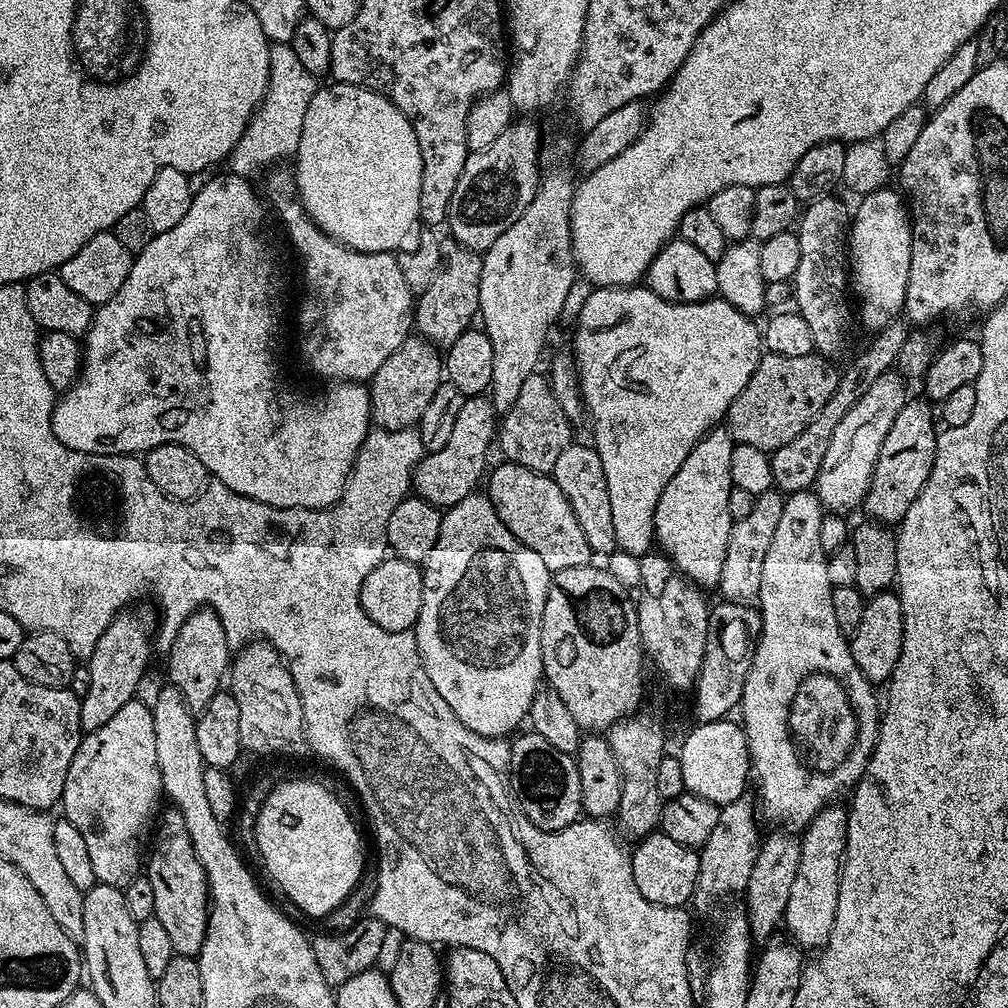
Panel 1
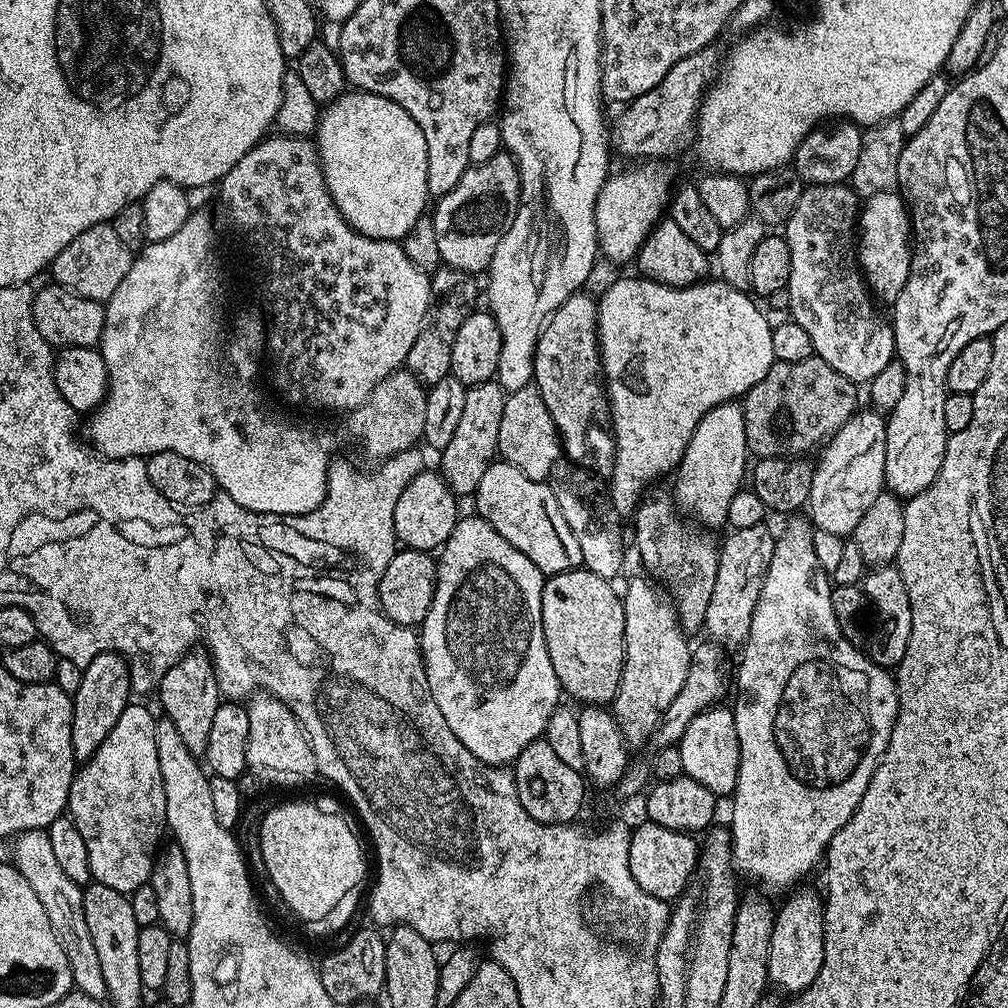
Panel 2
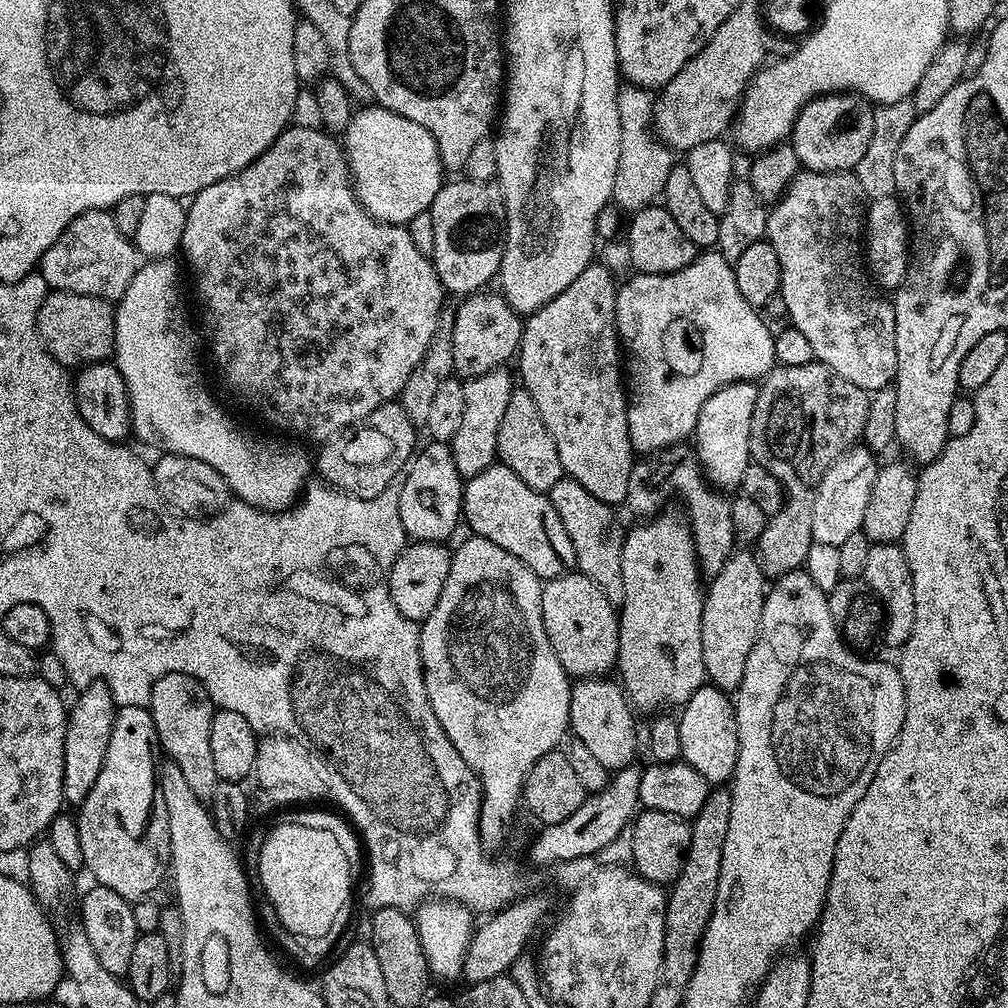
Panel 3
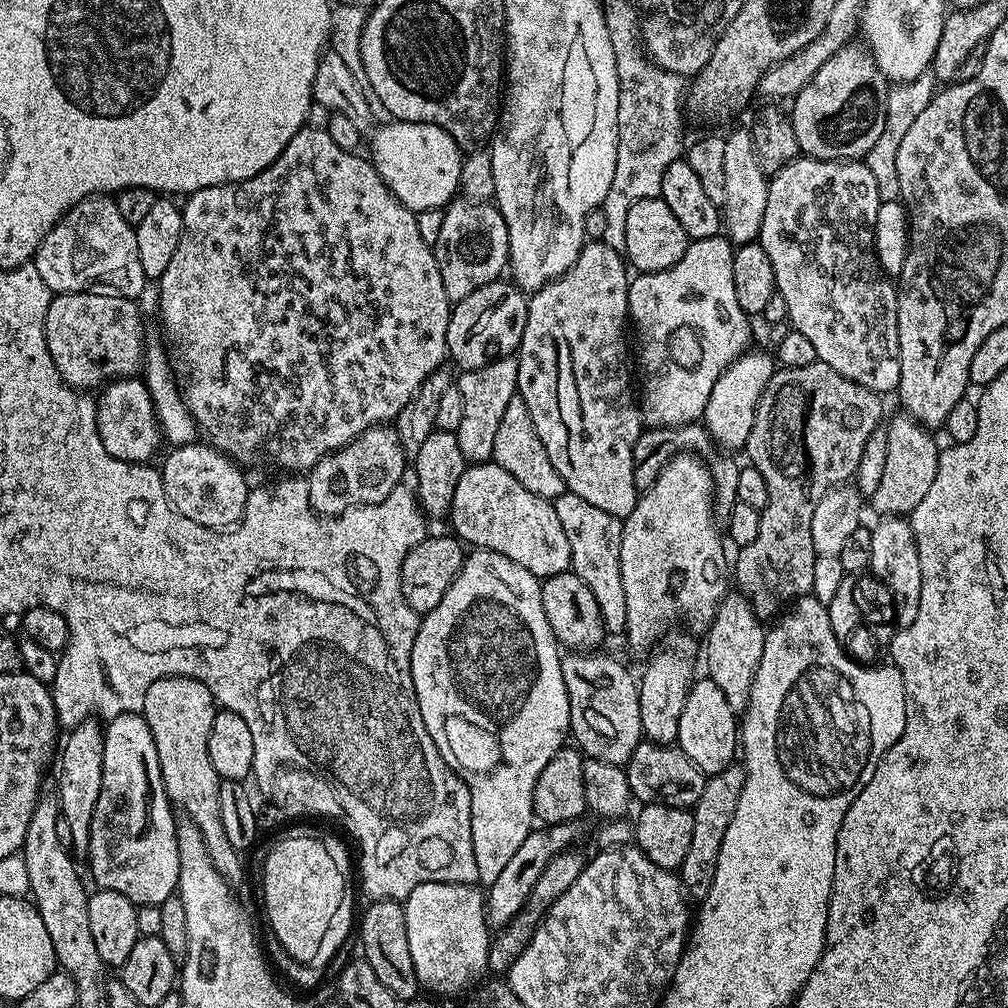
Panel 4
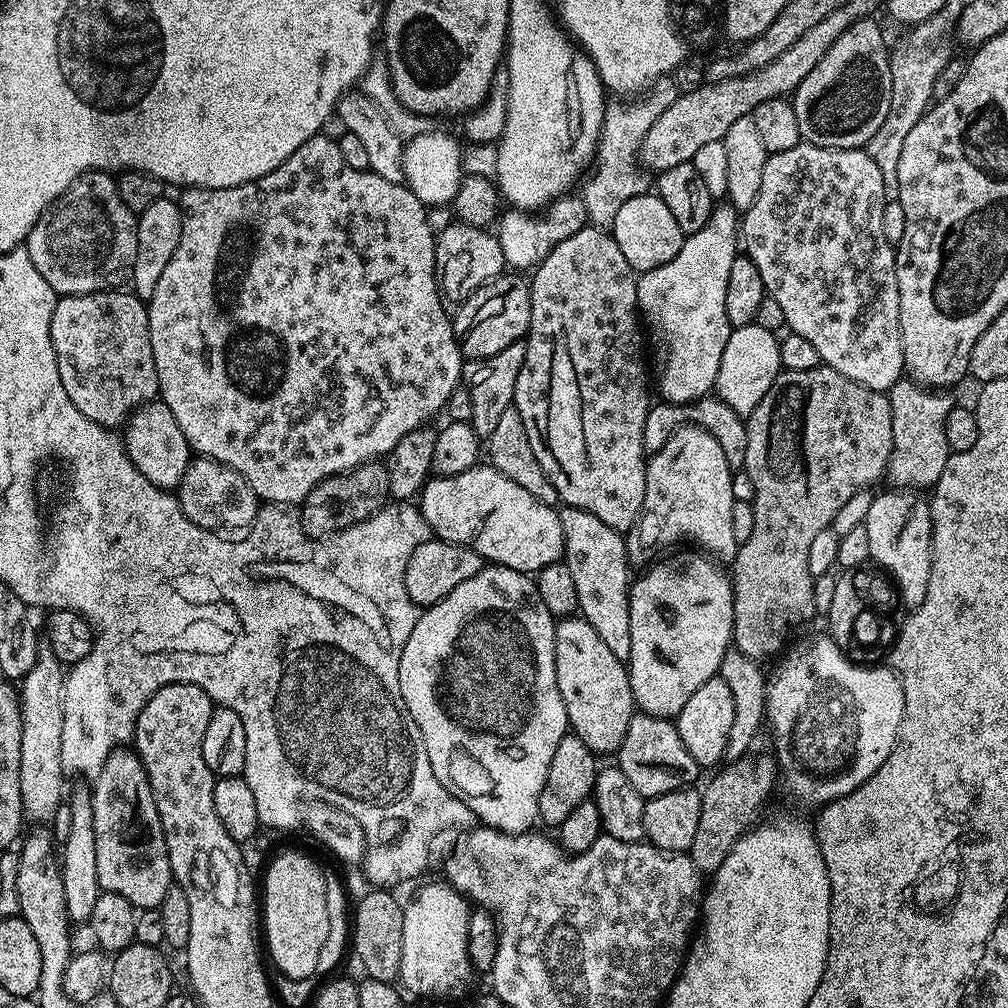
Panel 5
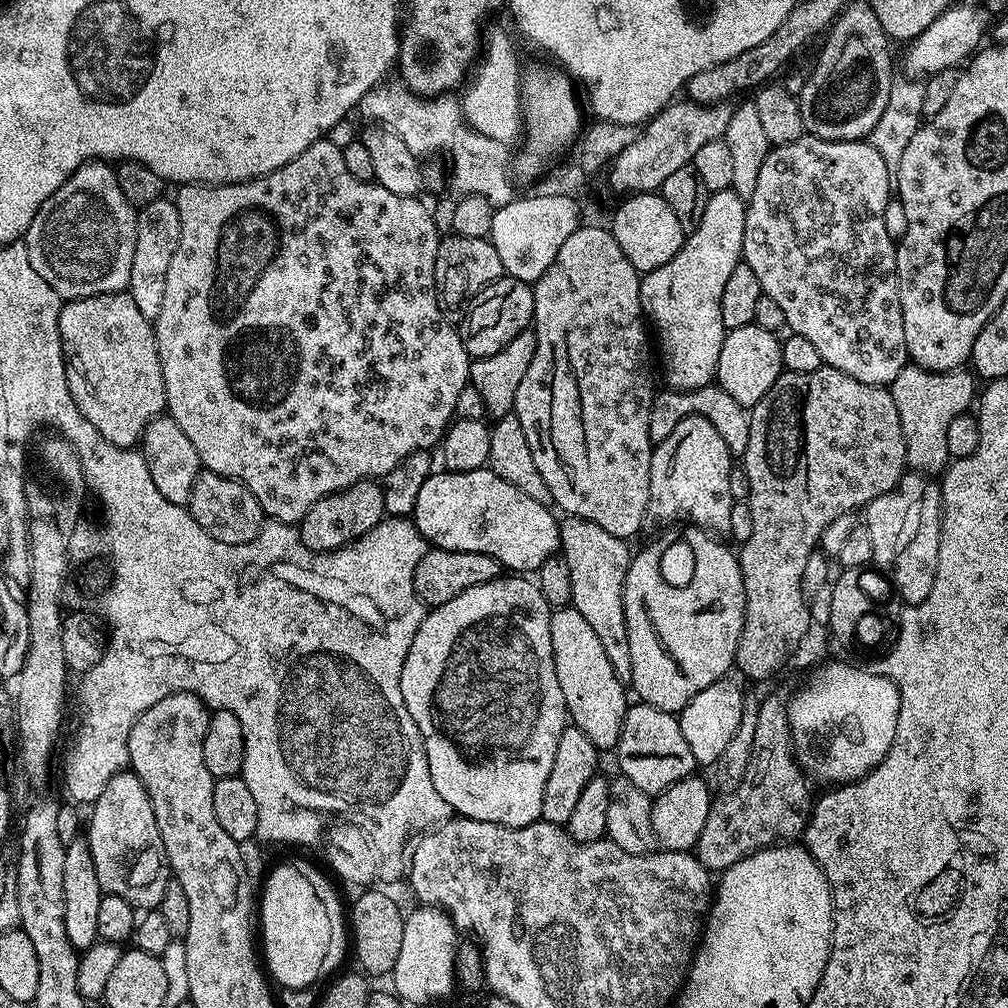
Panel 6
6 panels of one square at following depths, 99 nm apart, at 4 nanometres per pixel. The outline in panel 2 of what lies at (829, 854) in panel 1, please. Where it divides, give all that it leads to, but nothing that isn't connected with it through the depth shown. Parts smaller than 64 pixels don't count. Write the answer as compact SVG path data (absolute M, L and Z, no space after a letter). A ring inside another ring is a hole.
M800 886L791 893L784 905L775 909L774 930L770 934L768 983L780 992L799 994L805 992L818 978L824 961L824 906L825 897L812 888ZM797 891L797 892L796 892ZM796 892L796 893L795 893Z

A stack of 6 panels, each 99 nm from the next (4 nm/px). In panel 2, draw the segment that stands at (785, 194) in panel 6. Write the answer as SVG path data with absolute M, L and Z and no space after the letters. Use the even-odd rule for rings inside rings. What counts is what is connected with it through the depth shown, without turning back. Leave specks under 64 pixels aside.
M847 183L814 184L805 187L804 192L798 198L798 206L794 206L794 210L790 210L787 220L782 225L784 241L786 242L786 246L790 248L790 278L788 279L787 290L790 294L788 312L790 313L791 319L796 320L798 326L802 326L802 330L806 330L806 334L810 334L813 353L821 356L826 363L834 366L834 370L838 370L838 374L842 374L857 386L867 385L868 381L874 379L894 359L896 354L896 343L894 342L894 334L892 333L889 317L885 313L883 316L876 309L878 307L877 301L874 299L868 285L865 284L862 269L858 263L858 213L861 207L861 197Z

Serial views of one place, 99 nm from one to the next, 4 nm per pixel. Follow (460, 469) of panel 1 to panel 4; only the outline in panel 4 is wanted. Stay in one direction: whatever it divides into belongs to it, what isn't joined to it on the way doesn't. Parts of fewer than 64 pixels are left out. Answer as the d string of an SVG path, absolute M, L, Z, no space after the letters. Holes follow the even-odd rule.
M515 355L503 356L481 368L469 372L461 371L455 377L454 387L462 390L462 422L455 432L458 438L458 450L469 465L487 464L494 454L494 437L498 425L502 423L502 414L510 398L518 395L518 362Z

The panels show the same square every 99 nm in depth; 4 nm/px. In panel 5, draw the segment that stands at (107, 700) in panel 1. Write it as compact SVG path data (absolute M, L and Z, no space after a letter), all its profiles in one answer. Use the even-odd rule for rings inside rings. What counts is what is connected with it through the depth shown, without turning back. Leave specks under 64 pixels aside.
M71 785L66 796L66 812L68 808L68 833L64 836L64 853L60 856L59 891L75 920L91 921L94 902L98 902L102 891L98 882L98 852L94 850L94 806L92 805L92 788L89 785Z

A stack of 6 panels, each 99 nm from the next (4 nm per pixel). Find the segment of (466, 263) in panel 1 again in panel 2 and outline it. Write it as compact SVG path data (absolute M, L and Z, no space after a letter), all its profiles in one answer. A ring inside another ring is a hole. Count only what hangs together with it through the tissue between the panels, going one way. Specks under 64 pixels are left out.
M447 266L438 268L431 275L431 304L423 320L422 330L405 360L407 371L415 373L425 385L434 385L451 373L450 357L455 335L462 322L477 307L476 286L470 280L473 279L468 278L467 273Z

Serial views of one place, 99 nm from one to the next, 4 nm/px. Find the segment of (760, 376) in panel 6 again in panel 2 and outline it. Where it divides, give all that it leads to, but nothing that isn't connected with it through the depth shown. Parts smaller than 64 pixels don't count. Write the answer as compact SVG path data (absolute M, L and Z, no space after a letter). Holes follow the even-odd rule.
M729 402L714 406L714 410L710 410L702 422L698 422L698 430L694 430L684 456L680 459L680 477L676 480L676 488L674 487L677 508L685 517L691 518L705 529L723 529L728 523L726 510L730 510L734 494L740 492L740 479L743 476L745 479L749 464L743 403Z

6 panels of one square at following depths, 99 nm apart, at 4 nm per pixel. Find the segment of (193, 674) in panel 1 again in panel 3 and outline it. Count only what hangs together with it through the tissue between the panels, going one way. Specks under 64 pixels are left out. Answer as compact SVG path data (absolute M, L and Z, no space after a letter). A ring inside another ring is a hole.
M184 672L166 674L162 678L158 678L158 682L154 682L147 709L154 718L156 739L163 755L167 759L173 760L178 766L178 770L182 770L182 778L186 778L186 783L190 785L190 790L194 790L194 794L198 794L205 802L211 801L218 779L214 770L214 758L210 751L210 722L214 705L210 694L204 688L204 683L192 676L187 676Z

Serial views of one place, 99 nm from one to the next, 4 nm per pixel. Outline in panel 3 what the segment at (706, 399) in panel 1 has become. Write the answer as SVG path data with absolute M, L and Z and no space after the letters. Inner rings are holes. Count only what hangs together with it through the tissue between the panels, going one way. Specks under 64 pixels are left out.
M704 250L686 266L670 274L632 274L616 290L616 335L620 337L623 355L626 357L626 395L628 398L628 433L633 453L651 454L669 448L672 444L687 441L695 433L698 414L706 406L706 398L722 386L741 382L756 382L768 375L776 364L774 342L776 341L769 321L757 309L742 298L736 281L736 269L719 250Z

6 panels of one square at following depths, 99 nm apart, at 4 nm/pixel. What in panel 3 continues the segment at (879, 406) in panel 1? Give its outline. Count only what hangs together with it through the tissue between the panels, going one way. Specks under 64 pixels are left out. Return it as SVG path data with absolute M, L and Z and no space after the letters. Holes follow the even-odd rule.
M853 446L832 463L830 470L816 488L814 498L814 526L812 539L818 542L841 544L850 534L861 531L866 518L866 502L870 502L870 490L874 490L874 478L878 471L877 457L867 446Z

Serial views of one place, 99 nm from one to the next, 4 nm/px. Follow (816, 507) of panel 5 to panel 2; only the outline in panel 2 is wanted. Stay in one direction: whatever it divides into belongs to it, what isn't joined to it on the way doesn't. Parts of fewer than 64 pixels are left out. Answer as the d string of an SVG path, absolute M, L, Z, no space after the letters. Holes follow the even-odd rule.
M812 355L802 362L782 362L777 360L766 370L766 378L758 382L742 397L744 421L746 422L746 442L753 457L807 457L811 448L819 449L832 435L858 411L856 404L857 385L838 374L821 356Z

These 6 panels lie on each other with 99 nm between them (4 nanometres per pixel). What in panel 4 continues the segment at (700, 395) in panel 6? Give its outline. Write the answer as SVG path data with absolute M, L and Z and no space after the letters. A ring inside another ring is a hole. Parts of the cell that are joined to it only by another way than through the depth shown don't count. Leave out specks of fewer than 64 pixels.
M703 422L670 426L669 428L645 427L640 433L638 442L634 442L634 482L637 489L648 488L658 478L658 474L673 458L681 454L696 456L708 467L712 479L712 511L717 521L727 521L730 510L734 510L738 500L738 476L742 467L741 461L736 461L731 451L717 444L708 433L708 427Z

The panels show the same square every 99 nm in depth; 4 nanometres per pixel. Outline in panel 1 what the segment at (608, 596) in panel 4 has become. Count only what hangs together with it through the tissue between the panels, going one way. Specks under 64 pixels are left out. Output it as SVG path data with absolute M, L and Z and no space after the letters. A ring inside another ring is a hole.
M588 442L568 444L558 462L554 462L554 470L550 475L558 490L562 490L570 502L570 510L574 510L574 518L578 518L578 526L582 526L582 534L586 534L586 542L592 553L597 557L607 552L615 553L617 547L614 514L610 510L610 490L606 486L606 470L602 470L602 458L598 458L595 447Z

